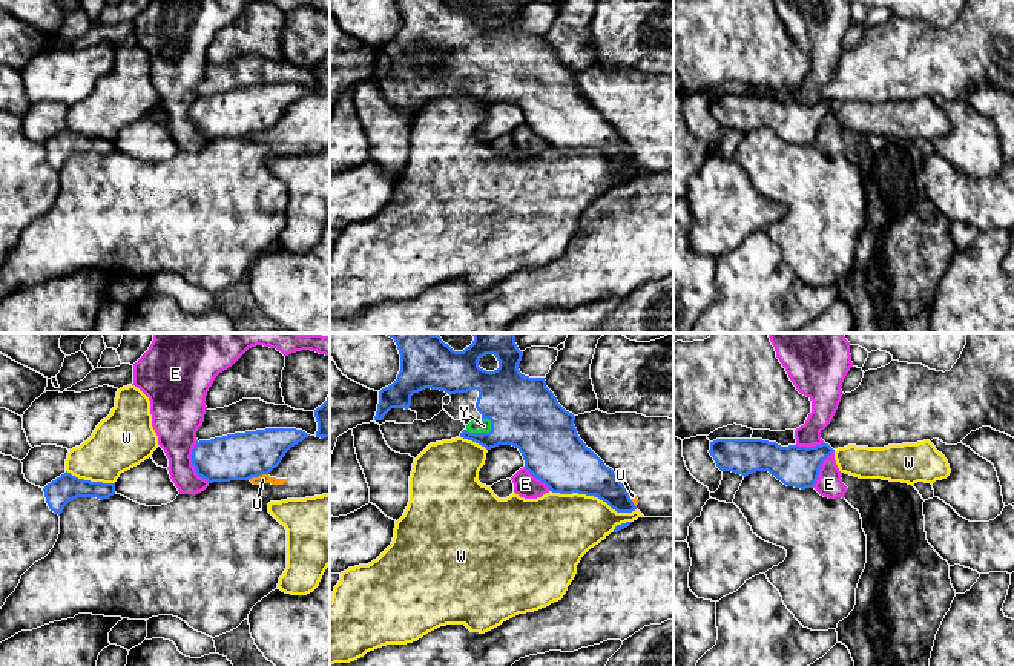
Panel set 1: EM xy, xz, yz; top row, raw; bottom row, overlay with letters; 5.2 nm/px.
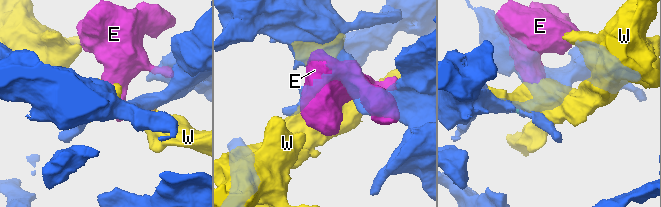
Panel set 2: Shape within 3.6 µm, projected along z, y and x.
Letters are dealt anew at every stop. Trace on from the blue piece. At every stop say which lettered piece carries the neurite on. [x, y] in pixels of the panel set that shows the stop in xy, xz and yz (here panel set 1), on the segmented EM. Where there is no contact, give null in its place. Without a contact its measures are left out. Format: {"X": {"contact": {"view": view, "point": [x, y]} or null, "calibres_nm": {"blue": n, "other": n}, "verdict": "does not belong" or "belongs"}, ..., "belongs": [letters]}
{"E": {"contact": {"view": "xy", "point": [192, 464]}, "calibres_nm": {"blue": 240, "other": 260}, "verdict": "does not belong"}, "U": {"contact": {"view": "xy", "point": [256, 476]}, "calibres_nm": {"blue": 260, "other": 50}, "verdict": "does not belong"}, "W": {"contact": {"view": "xz", "point": [592, 494]}, "calibres_nm": {"blue": 300, "other": 360}, "verdict": "does not belong"}, "Y": {"contact": {"view": "xz", "point": [482, 433]}, "calibres_nm": {"blue": 360, "other": 70}, "verdict": "belongs"}, "belongs": ["Y"]}

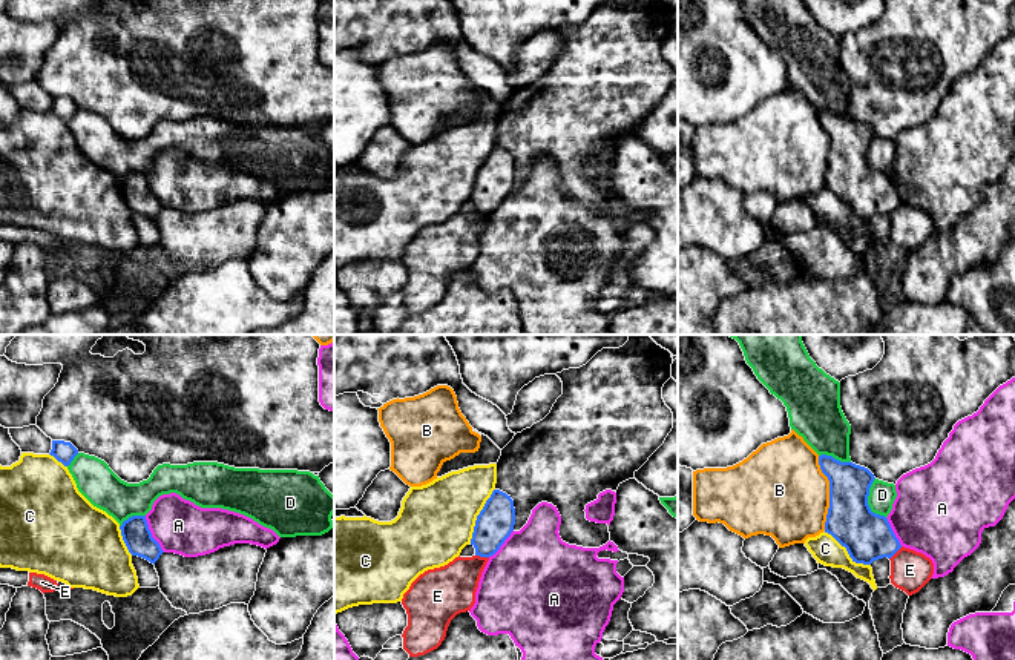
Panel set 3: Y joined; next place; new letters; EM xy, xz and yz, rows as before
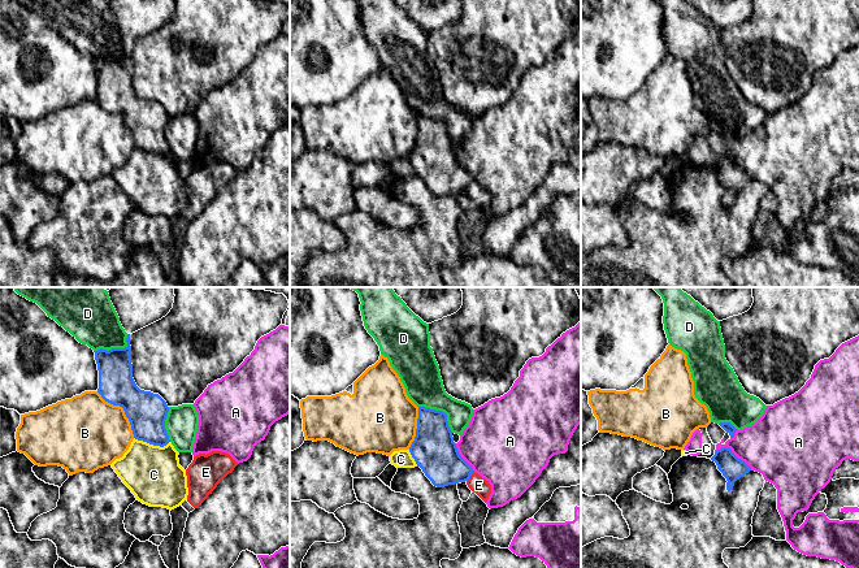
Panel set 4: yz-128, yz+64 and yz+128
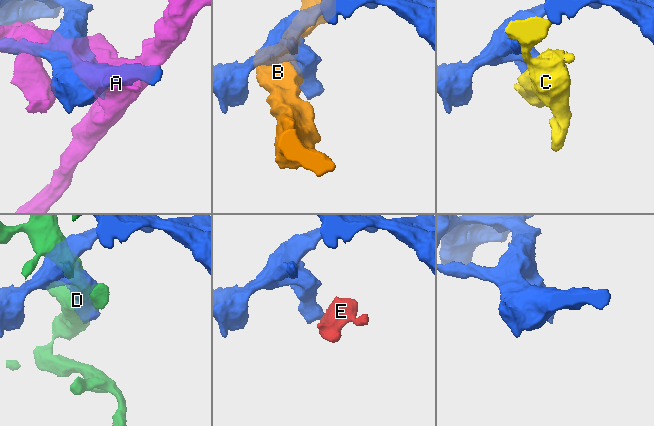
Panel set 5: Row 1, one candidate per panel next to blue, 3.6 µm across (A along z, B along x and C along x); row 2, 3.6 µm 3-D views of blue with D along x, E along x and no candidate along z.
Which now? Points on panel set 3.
{"A": {"contact": {"view": "xy", "point": [151, 534]}, "calibres_nm": {"blue": 150, "other": 280}, "verdict": "does not belong"}, "B": {"contact": {"view": "yz", "point": [830, 493]}, "calibres_nm": {"blue": 240, "other": 460}, "verdict": "does not belong"}, "C": {"contact": {"view": "xz", "point": [477, 516]}, "calibres_nm": {"blue": 200, "other": 400}, "verdict": "does not belong"}, "D": {"contact": {"view": "yz", "point": [867, 501]}, "calibres_nm": {"blue": 260, "other": 140}, "verdict": "does not belong"}, "E": {"contact": {"view": "xz", "point": [482, 556]}, "calibres_nm": {"blue": 200, "other": 260}, "verdict": "does not belong"}, "belongs": []}

